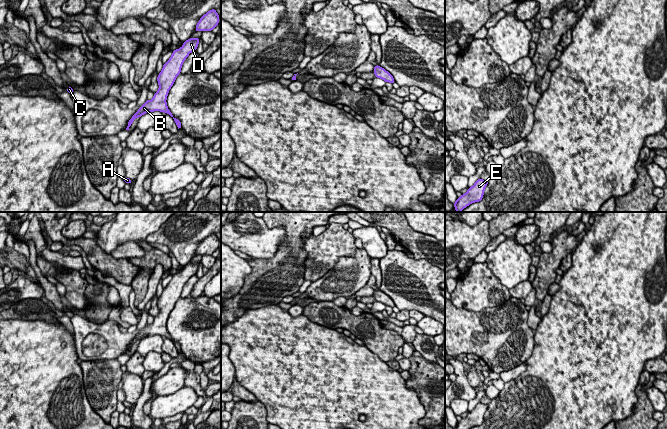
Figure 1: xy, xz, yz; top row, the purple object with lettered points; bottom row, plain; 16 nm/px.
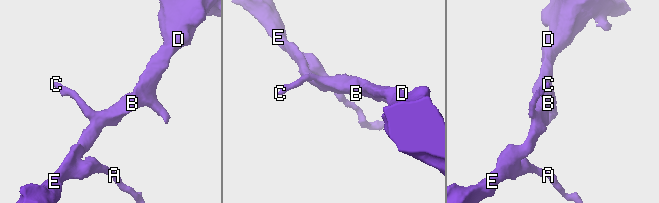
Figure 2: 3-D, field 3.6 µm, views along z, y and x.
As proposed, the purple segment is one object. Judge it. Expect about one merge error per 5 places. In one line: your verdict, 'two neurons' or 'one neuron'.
one neuron

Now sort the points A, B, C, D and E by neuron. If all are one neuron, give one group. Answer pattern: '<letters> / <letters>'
A B C D E

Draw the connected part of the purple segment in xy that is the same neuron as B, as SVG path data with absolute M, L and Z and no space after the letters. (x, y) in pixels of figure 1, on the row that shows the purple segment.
M191 37L183 43L183 46L173 51L172 56L163 65L161 72L157 77L159 89L154 93L152 100L148 100L138 109L138 111L128 121L126 130L129 130L131 124L137 117L141 117L145 113L160 111L169 114L175 121L178 129L181 128L180 120L173 117L167 107L166 99L170 88L173 86L175 79L181 72L182 65L189 54L198 47L200 38Z

